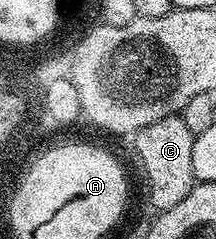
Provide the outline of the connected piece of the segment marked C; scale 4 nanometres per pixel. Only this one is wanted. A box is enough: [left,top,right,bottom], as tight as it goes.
[134,116,198,211]

